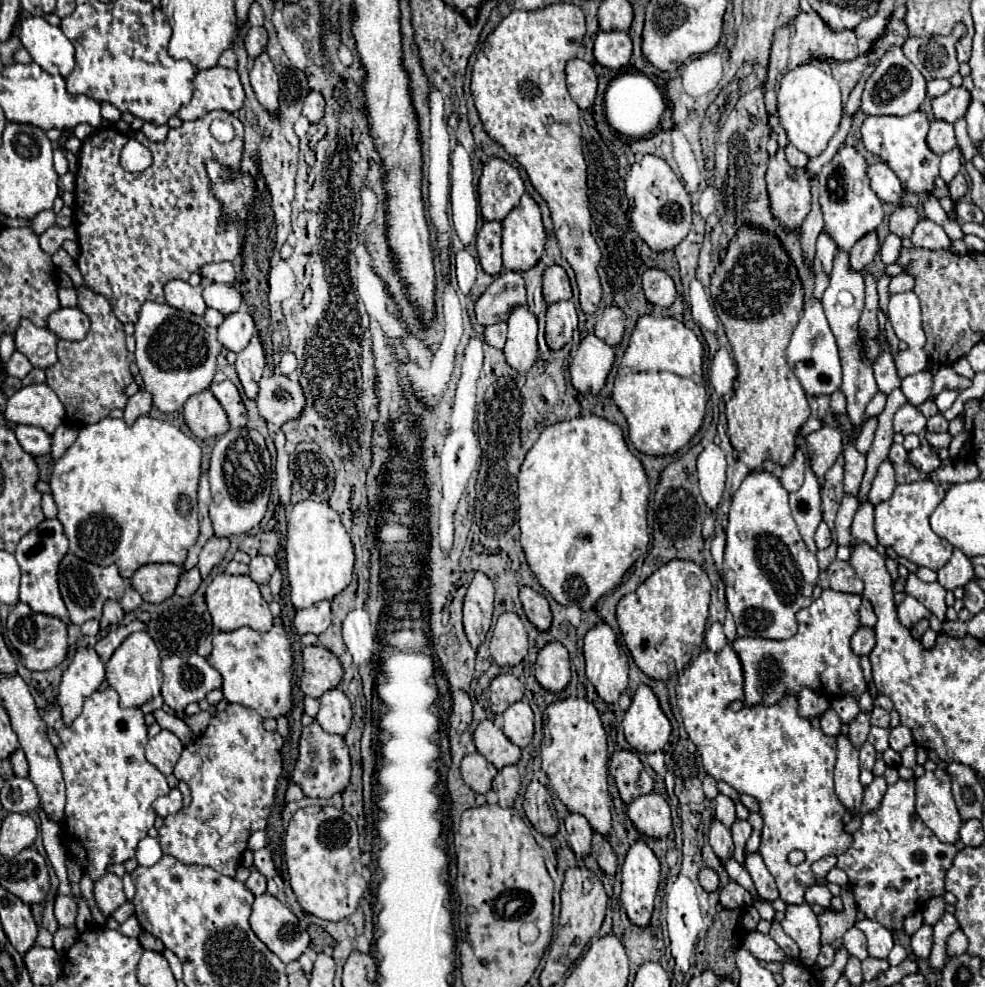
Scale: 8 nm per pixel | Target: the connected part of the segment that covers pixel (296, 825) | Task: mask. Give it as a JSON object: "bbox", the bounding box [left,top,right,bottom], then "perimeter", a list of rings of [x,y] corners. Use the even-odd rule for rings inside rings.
{"bbox":[284,806,368,920],"perimeter":[[[308,806],[298,808],[294,816],[290,818],[290,824],[286,828],[284,836],[284,858],[286,868],[290,876],[292,890],[296,894],[296,900],[304,908],[304,912],[314,914],[322,920],[342,920],[356,912],[358,902],[362,894],[366,892],[368,882],[364,880],[364,866],[360,862],[360,846],[358,846],[358,828],[352,816],[344,810],[338,810],[334,806]]]}

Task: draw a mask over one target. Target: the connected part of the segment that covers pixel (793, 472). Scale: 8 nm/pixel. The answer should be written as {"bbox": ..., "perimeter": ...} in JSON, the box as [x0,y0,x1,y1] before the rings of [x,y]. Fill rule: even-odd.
{"bbox":[780,448,806,492],"perimeter":[[[796,448],[792,464],[782,470],[782,478],[780,478],[782,486],[788,492],[796,492],[796,488],[800,488],[800,484],[804,482],[804,470],[806,470],[806,456],[800,448]]]}

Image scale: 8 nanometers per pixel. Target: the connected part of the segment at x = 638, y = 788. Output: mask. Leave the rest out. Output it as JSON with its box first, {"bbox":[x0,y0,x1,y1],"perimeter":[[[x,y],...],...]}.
{"bbox":[608,750,652,804],"perimeter":[[[630,750],[614,752],[608,766],[612,778],[616,780],[616,786],[620,790],[620,798],[624,804],[630,804],[638,796],[652,792],[652,778],[644,770],[644,764],[640,762],[638,754]]]}

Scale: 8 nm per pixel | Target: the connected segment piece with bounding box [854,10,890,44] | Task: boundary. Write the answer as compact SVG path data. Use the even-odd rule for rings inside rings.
M878 10L872 18L860 22L854 32L856 32L856 36L864 38L868 44L874 44L874 42L878 42L878 40L884 36L888 18L890 18L890 16L888 16L884 10Z

